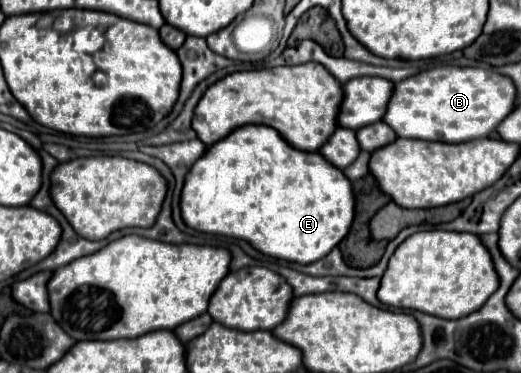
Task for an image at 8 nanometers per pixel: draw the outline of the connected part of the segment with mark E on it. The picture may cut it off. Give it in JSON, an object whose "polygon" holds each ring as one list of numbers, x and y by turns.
{"polygon":[[244,125,234,129,228,137,224,137,222,141,210,145,206,149,206,155,202,155,202,159,198,159,198,163,194,163,190,175,186,175,186,183,180,195,180,211,182,211,182,219,188,227,202,231,202,233,212,233,212,235,224,235,224,237,234,237,234,239,244,239,248,241,256,251,268,255,268,257,276,257,276,259,284,259,284,261,296,261,296,263,312,263,322,259,324,255,328,255,350,231,352,219,354,219,354,195,352,195,352,187,350,181,346,179,346,175,334,167,332,163,328,163,320,153,302,153,294,147,290,147,280,135,278,131,274,131,272,127,266,125]]}

